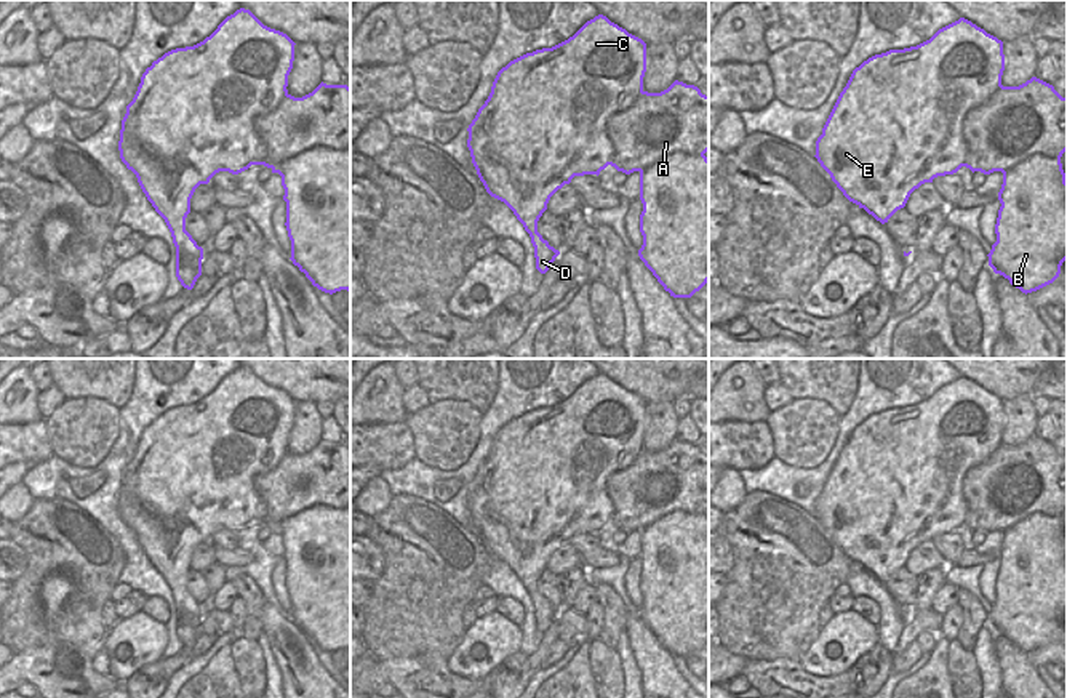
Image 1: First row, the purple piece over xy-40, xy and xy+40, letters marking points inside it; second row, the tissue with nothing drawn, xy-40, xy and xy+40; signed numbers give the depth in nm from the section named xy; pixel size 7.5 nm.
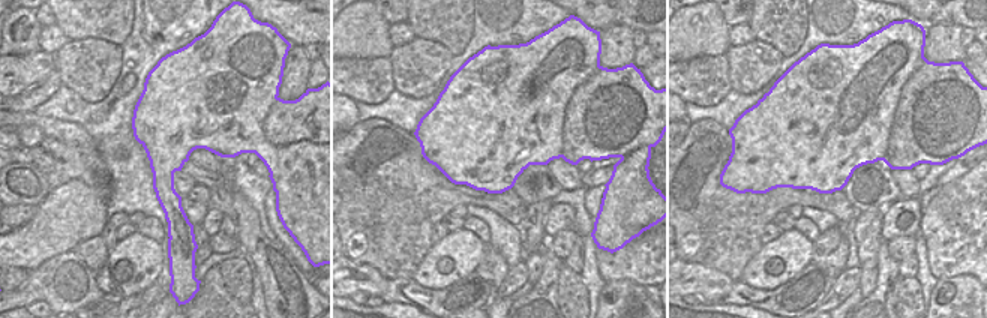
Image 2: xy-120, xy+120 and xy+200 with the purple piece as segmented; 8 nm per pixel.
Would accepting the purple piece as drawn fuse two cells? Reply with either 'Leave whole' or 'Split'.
Split

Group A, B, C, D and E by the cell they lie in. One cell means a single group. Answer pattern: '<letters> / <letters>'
A / B C D E

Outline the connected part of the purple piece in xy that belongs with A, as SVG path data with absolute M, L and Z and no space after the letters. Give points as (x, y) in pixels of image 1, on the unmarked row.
M678 439L661 451L641 450L629 467L606 480L606 491L614 509L611 525L625 533L641 532L673 511L704 514L709 509L709 455Z

